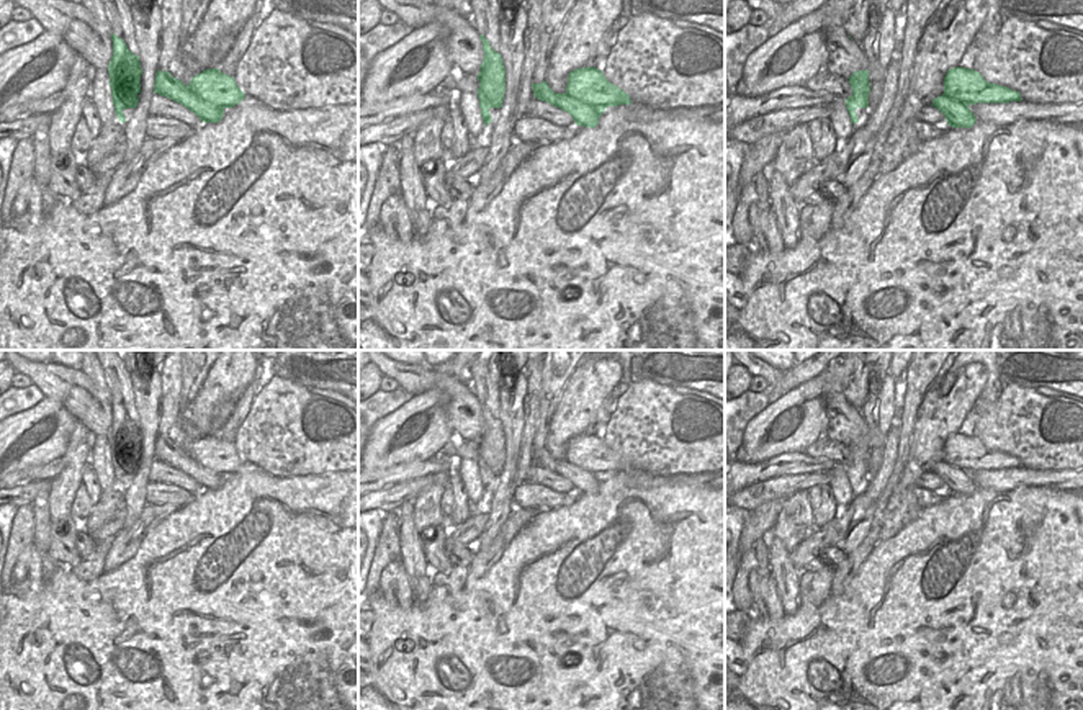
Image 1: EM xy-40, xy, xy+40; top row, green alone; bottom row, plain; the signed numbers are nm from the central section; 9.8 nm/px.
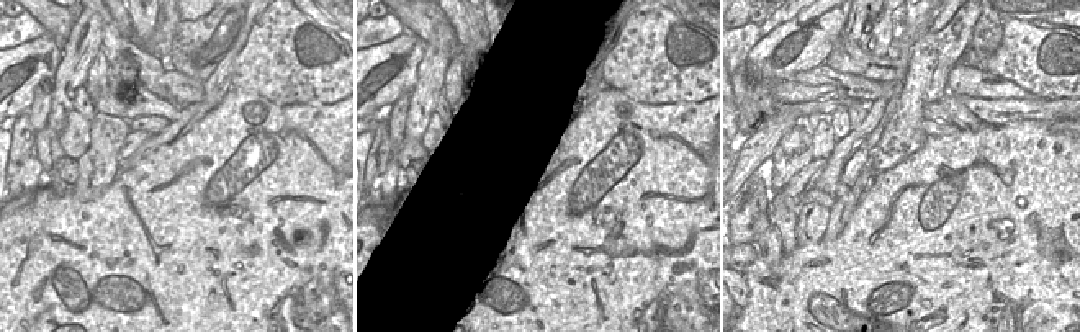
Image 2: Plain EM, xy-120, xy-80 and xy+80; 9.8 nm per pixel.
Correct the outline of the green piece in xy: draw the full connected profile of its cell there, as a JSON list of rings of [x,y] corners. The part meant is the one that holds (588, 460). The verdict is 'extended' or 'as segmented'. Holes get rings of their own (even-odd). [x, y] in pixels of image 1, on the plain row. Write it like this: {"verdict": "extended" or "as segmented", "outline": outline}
{"verdict": "as segmented", "outline": [[[582,434],[569,438],[564,460],[555,460],[543,447],[532,450],[535,465],[569,479],[577,492],[595,494],[609,473],[630,471],[631,466],[610,450],[602,437]]]}

